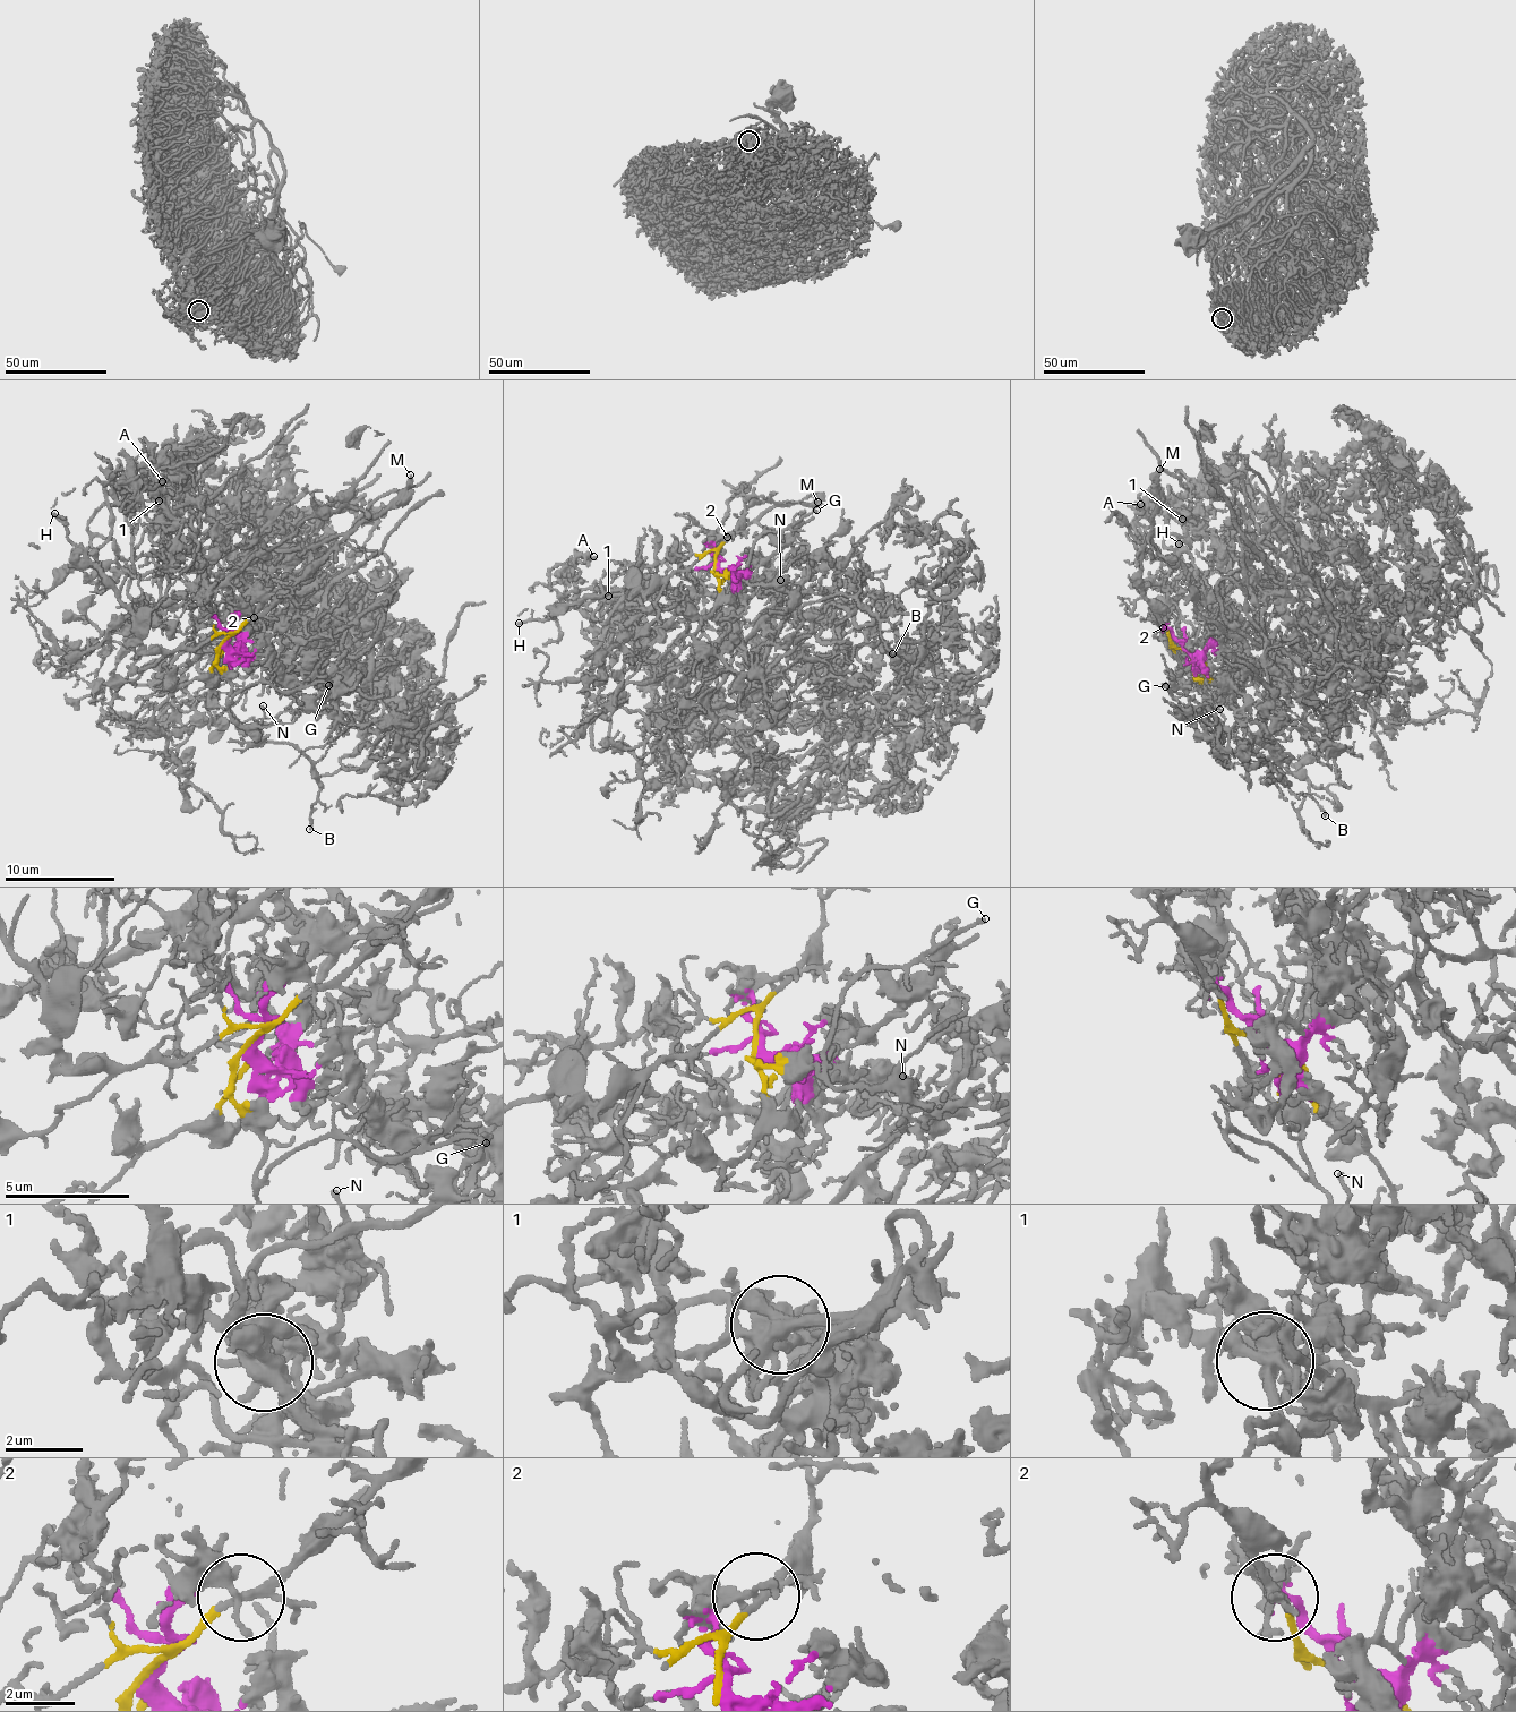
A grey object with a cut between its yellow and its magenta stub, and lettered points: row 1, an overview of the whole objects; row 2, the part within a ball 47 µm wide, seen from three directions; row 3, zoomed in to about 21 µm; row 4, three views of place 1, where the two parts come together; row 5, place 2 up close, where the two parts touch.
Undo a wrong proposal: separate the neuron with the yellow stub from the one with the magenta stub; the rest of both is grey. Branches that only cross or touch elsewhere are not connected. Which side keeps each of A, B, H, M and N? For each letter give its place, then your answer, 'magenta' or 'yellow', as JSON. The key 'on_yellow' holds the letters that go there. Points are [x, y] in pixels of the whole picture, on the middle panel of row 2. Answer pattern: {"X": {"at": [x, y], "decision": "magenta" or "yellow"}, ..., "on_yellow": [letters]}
{"A": {"at": [593, 556], "decision": "magenta"}, "B": {"at": [892, 653], "decision": "yellow"}, "H": {"at": [519, 623], "decision": "yellow"}, "M": {"at": [818, 502], "decision": "yellow"}, "N": {"at": [780, 580], "decision": "yellow"}, "on_yellow": ["B", "H", "M", "N"]}

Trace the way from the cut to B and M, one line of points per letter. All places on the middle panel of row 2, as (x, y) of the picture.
B: (717, 567), (713, 572), (741, 574), (753, 584), (785, 588), (804, 604), (853, 597), (874, 613), (893, 655)
M: (717, 567), (716, 554), (750, 506), (770, 499), (816, 503)

